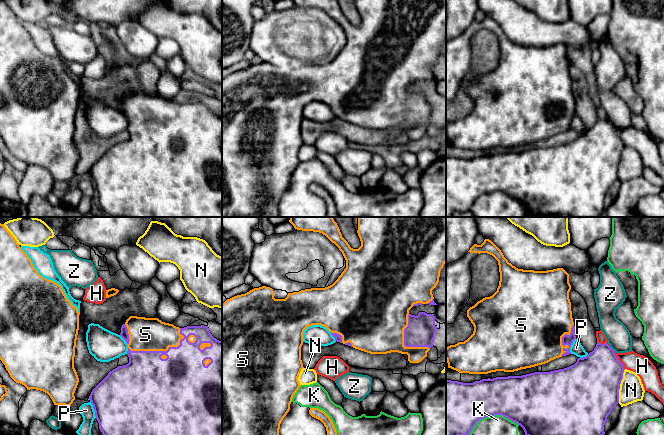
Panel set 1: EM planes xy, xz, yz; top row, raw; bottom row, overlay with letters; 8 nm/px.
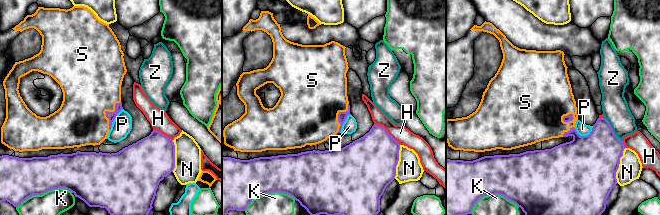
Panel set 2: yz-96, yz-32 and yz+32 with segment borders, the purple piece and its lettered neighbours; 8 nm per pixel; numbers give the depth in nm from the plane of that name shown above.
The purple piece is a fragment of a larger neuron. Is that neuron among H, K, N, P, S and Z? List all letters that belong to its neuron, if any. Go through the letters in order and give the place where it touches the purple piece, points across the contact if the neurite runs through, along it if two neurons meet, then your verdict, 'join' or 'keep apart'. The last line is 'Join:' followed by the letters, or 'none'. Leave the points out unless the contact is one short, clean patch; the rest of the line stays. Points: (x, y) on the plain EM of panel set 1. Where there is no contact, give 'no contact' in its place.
H: meets purple in yz at (618, 136); keep apart
K: meets purple in yz at (491, 191); keep apart
N: meets purple in yz at (619, 162); keep apart
P: meets purple in xy at (93, 183); keep apart
S: meets purple in xy at (157, 127); join
Z: meets purple in yz at (610, 123); keep apart
Join: S

